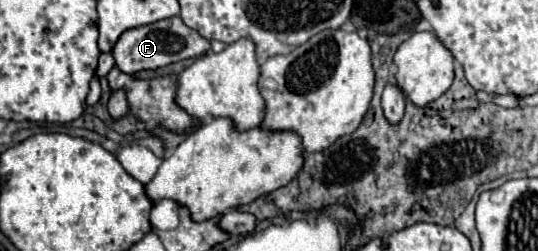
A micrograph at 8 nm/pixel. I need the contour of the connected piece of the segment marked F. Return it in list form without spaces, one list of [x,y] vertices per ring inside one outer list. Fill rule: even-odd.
[[[171,17],[171,19],[163,19],[159,23],[127,29],[119,37],[119,43],[115,43],[113,57],[115,57],[117,67],[123,73],[133,75],[133,73],[139,73],[139,71],[155,71],[159,67],[167,67],[167,65],[177,63],[177,61],[199,57],[199,55],[207,53],[209,47],[211,47],[209,41],[203,39],[197,31],[191,31],[181,21],[181,17]]]

